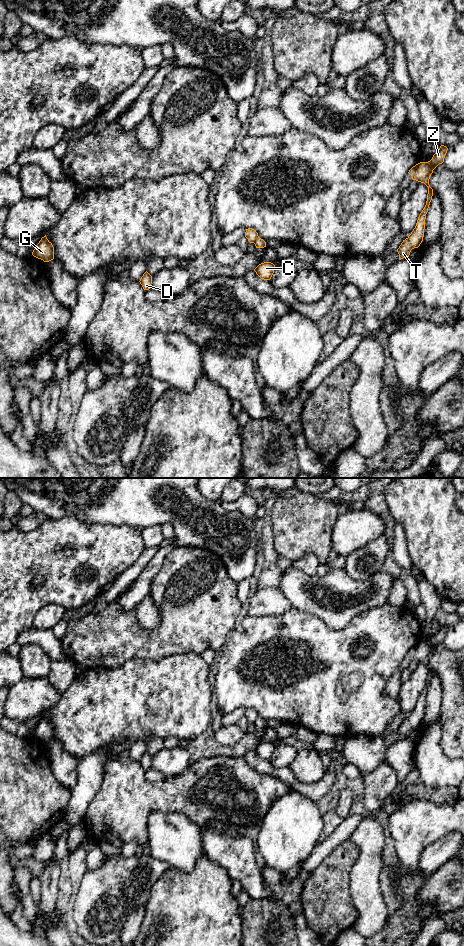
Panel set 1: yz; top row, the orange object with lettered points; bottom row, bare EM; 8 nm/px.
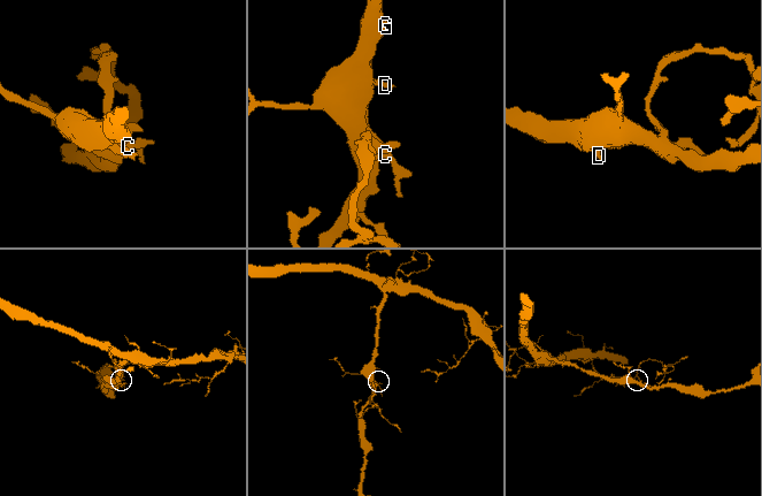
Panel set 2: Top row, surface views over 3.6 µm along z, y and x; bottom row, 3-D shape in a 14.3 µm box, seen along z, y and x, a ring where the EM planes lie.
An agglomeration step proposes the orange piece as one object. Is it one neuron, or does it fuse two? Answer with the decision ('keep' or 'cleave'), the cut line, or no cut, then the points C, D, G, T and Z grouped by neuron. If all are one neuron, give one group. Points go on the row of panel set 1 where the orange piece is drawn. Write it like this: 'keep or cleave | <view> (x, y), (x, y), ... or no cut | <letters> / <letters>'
cleave | yz (258, 236), (253, 242) | C D G / T Z

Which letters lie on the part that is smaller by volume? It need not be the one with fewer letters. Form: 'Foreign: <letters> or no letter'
Foreign: T, Z

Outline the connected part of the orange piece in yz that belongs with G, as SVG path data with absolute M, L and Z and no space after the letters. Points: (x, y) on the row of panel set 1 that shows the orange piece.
M46 235L41 238L32 252L32 255L44 262L49 262L54 259L54 247L47 239Z

